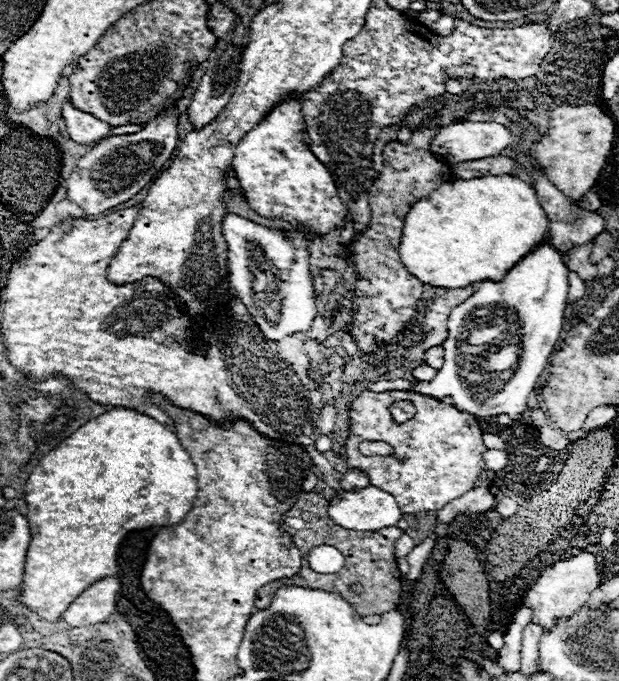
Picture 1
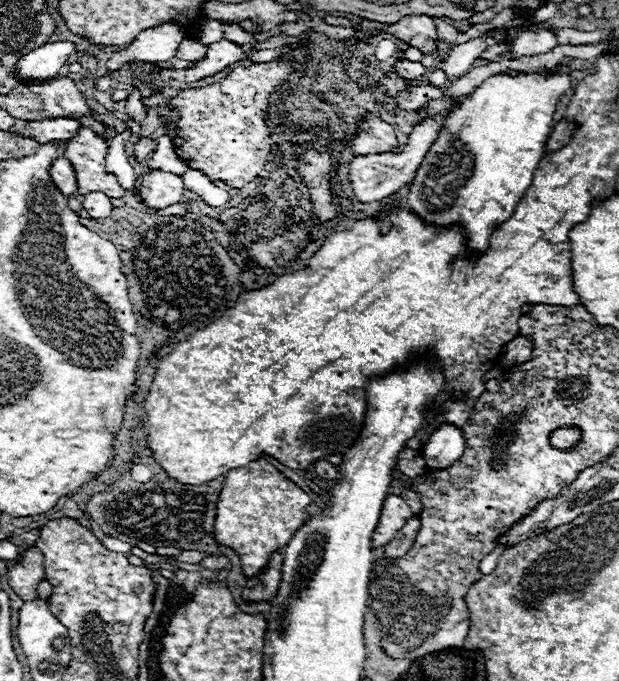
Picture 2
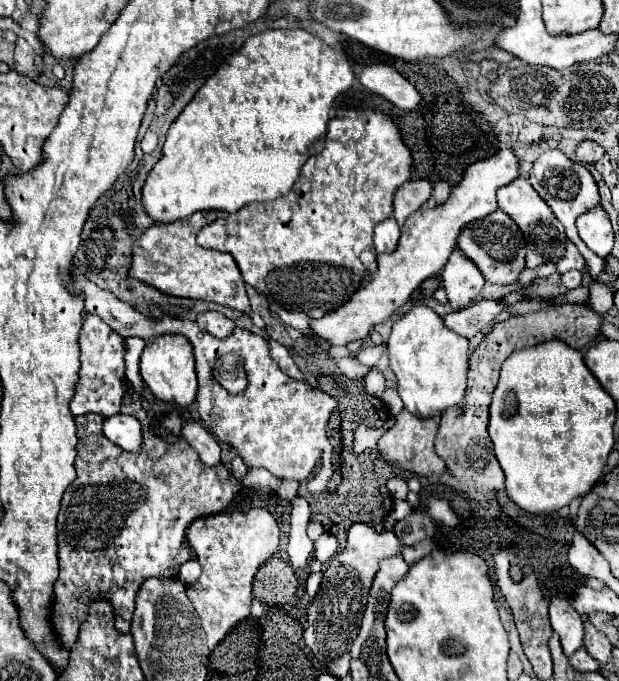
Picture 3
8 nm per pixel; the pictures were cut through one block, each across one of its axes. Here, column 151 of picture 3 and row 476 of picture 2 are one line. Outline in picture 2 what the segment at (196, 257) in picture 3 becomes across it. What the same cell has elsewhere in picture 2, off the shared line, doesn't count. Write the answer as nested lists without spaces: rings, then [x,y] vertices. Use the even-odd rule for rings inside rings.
[[[258,458],[242,468],[230,470],[220,492],[214,538],[220,546],[228,546],[240,558],[240,568],[246,578],[266,570],[274,552],[282,550],[292,534],[310,518],[310,496],[304,494],[292,480],[278,472],[266,458]]]

